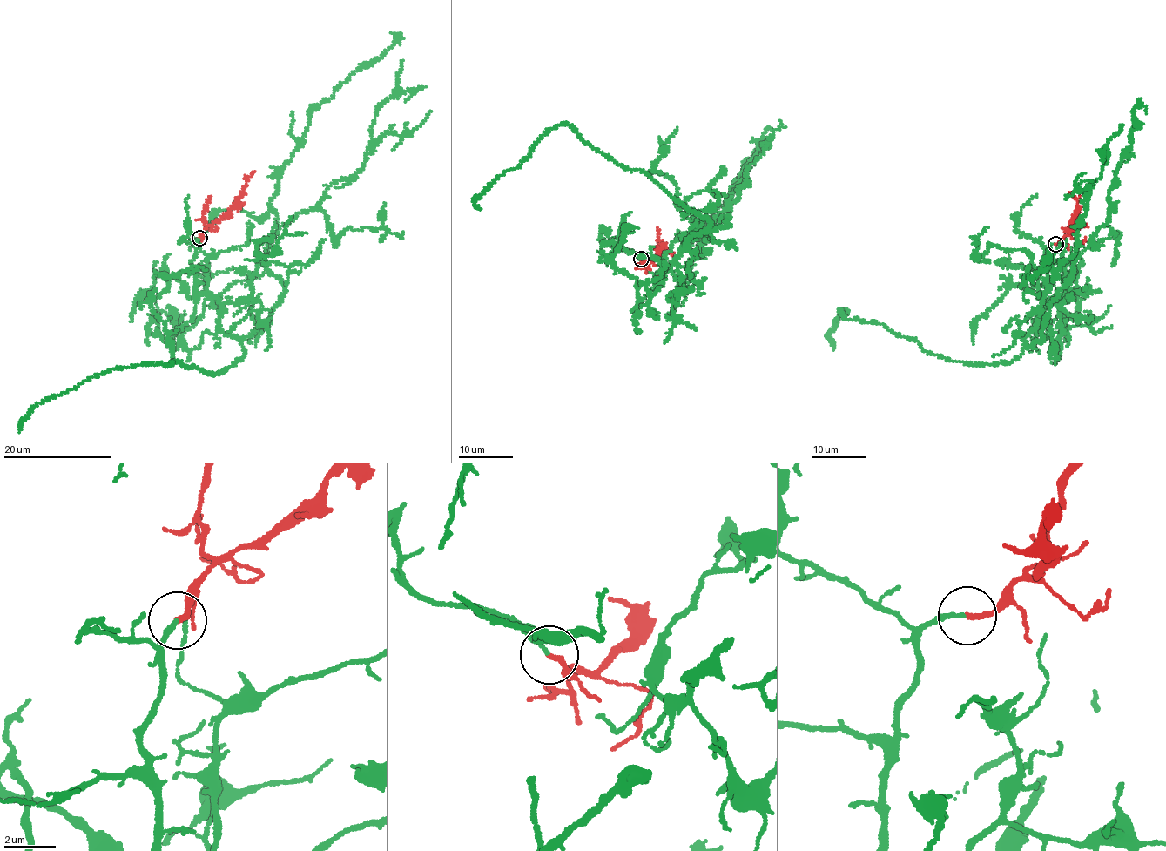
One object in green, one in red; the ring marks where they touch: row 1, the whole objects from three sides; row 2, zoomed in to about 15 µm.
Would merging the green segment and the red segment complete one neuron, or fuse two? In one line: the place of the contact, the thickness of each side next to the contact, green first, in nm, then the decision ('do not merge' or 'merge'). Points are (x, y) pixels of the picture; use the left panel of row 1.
(199, 238) | 140/200 nm | merge

